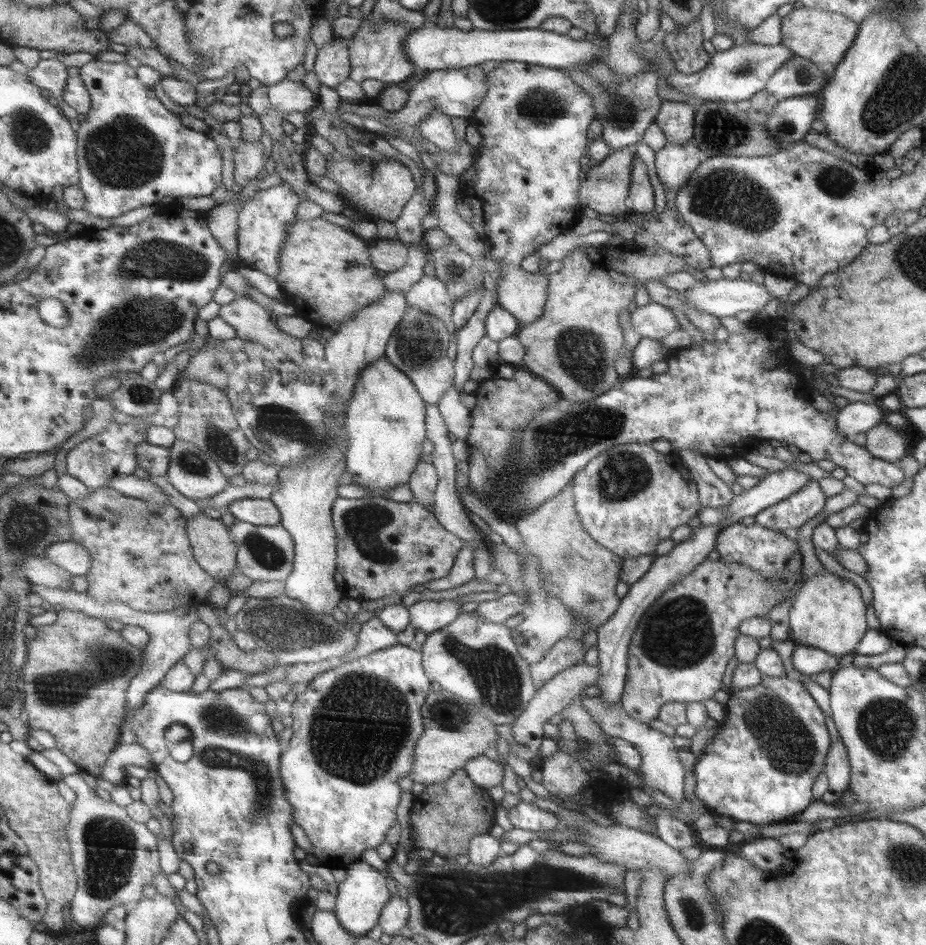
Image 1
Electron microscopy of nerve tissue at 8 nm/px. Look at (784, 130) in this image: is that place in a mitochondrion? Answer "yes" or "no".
yes

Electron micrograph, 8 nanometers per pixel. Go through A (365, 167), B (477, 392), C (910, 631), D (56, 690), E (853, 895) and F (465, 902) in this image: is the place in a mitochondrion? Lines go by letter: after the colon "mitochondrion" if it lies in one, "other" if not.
A: mitochondrion
B: other
C: other
D: mitochondrion
E: other
F: mitochondrion

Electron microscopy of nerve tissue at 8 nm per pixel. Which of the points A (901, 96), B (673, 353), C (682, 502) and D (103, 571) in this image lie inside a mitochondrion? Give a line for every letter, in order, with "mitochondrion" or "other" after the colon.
A: mitochondrion
B: other
C: other
D: other

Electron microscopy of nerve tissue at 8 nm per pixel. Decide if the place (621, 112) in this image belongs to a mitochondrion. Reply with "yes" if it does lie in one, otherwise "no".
yes

